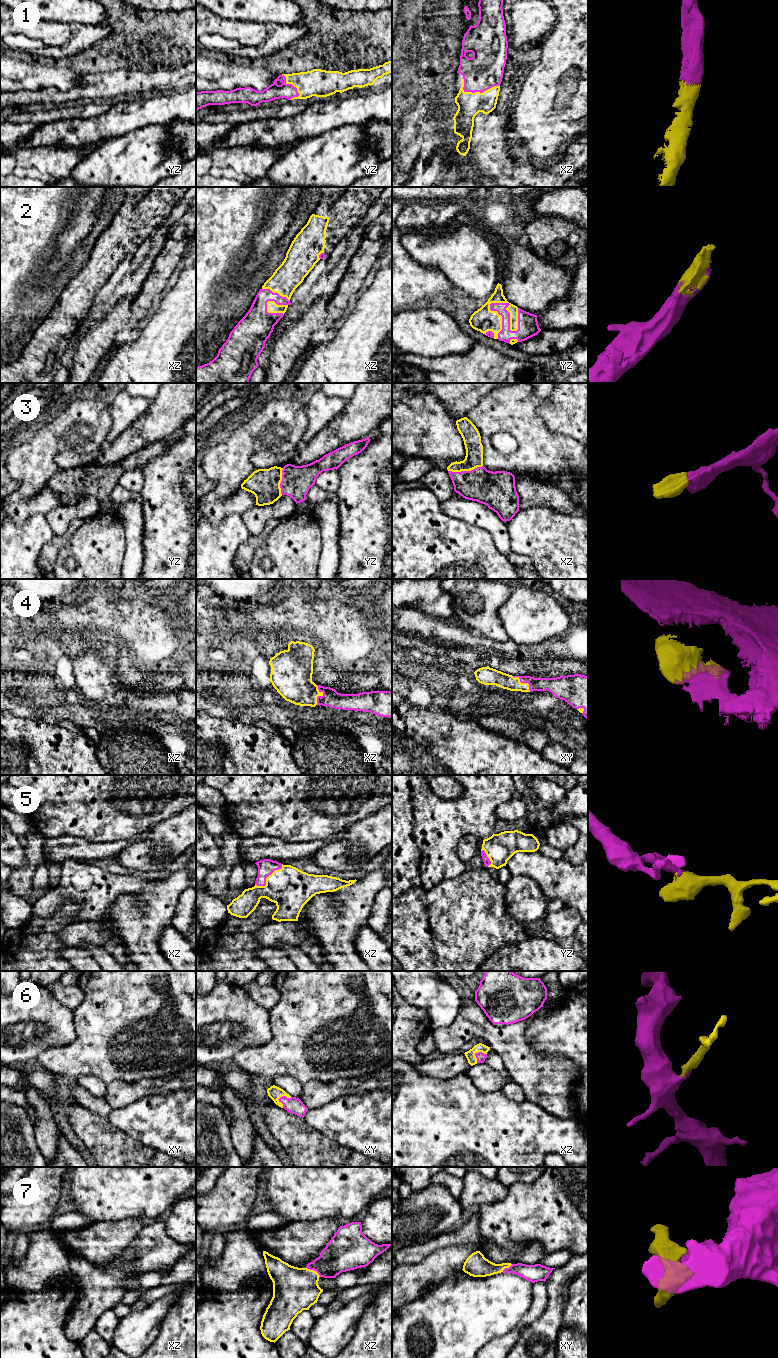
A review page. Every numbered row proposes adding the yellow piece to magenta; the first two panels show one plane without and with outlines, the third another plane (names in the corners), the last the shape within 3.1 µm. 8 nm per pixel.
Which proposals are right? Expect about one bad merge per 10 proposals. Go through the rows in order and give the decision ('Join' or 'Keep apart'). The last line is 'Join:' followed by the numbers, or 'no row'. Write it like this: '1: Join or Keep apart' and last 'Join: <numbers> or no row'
1: Join
2: Join
3: Join
4: Join
5: Join
6: Join
7: Join
Join: 1, 2, 3, 4, 5, 6, 7

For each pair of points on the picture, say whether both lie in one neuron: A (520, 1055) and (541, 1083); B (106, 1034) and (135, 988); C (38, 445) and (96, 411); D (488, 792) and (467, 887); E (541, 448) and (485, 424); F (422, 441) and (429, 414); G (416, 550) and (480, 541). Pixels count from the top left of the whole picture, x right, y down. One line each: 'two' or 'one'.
A: one
B: one
C: one
D: two
E: one
F: one
G: one

